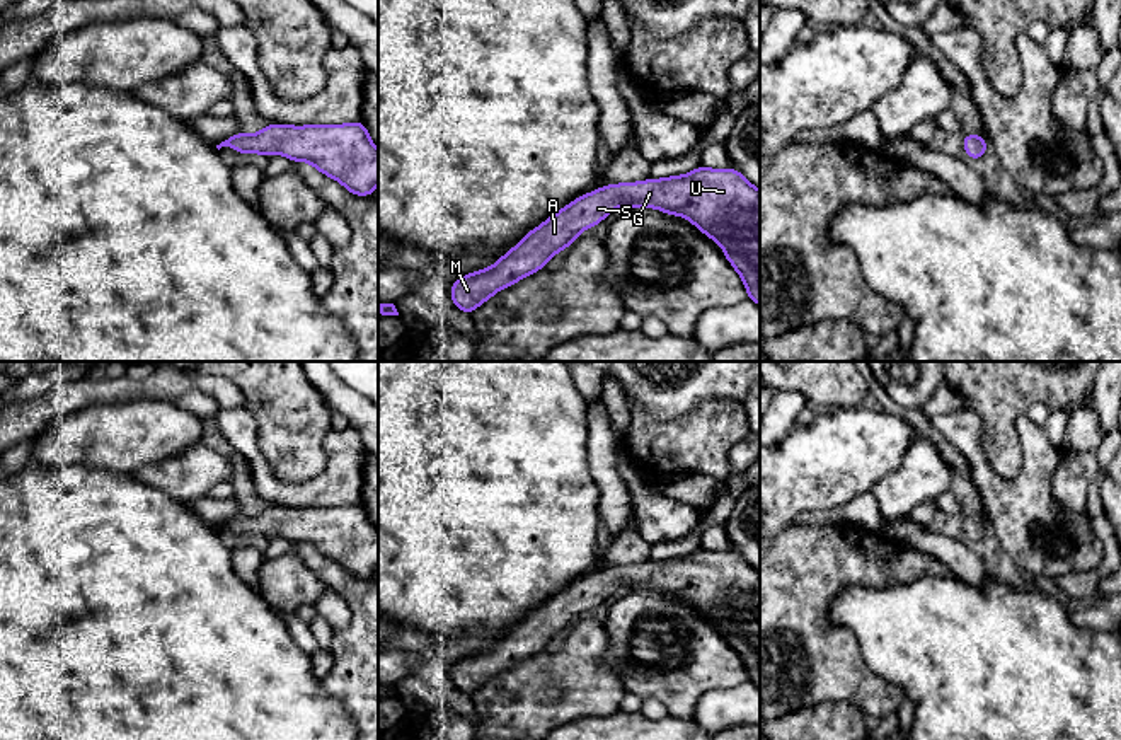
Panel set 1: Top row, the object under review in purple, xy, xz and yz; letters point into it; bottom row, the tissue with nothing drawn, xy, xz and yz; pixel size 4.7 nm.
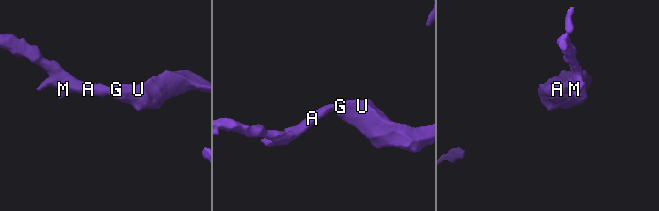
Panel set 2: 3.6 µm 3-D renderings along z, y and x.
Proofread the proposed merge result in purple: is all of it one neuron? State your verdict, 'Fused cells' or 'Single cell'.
Single cell

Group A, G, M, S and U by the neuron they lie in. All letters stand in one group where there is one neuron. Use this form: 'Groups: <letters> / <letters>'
Groups: A G M S U

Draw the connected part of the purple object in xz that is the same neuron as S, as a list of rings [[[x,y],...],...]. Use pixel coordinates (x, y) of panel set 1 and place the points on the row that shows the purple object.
[[[697,167],[683,176],[608,184],[554,213],[528,232],[494,266],[450,285],[453,305],[472,314],[499,290],[545,268],[560,249],[618,206],[647,206],[688,218],[722,246],[748,298],[760,305],[760,191],[736,169]]]

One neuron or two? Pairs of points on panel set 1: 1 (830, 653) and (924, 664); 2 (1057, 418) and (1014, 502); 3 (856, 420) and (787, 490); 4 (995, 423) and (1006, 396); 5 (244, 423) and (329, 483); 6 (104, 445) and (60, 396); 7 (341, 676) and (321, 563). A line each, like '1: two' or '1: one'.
1: two
2: two
3: one
4: one
5: one
6: two
7: one

